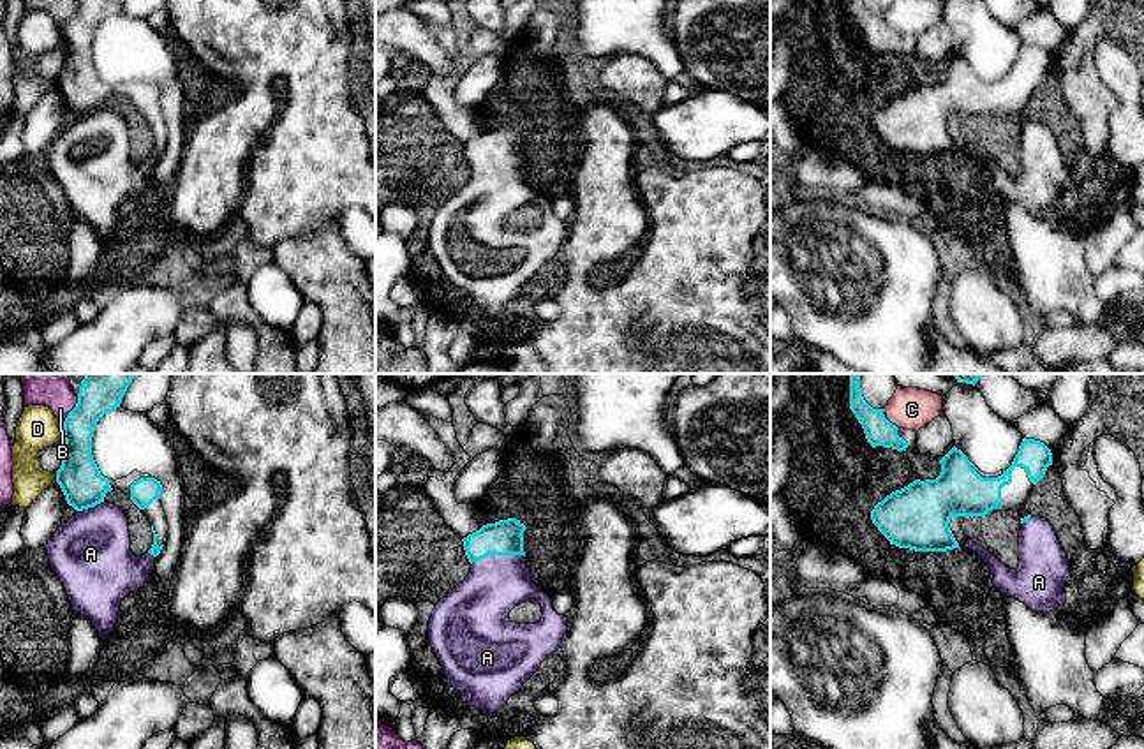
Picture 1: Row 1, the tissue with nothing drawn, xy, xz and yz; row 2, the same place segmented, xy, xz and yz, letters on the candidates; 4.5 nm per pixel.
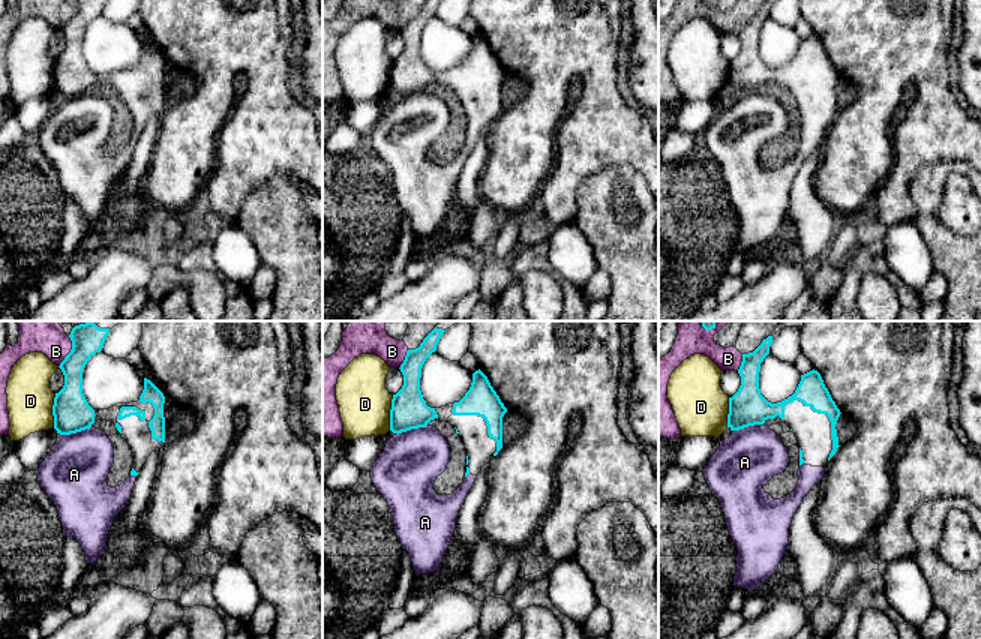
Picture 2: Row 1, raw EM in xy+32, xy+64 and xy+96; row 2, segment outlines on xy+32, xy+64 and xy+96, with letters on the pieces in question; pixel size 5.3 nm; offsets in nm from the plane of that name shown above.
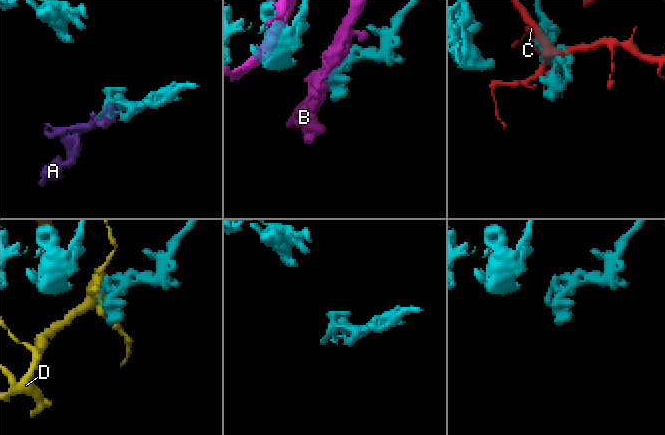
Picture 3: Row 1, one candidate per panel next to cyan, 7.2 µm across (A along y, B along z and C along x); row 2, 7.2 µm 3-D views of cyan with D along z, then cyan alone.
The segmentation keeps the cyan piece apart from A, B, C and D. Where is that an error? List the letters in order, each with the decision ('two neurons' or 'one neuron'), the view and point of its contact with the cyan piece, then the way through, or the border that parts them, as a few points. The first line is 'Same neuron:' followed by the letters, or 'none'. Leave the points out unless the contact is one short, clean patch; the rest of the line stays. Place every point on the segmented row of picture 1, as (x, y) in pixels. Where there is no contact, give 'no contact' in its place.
Same neuron: A
A: one neuron; meets cyan in xz at (497, 554)
B: two neurons; meets cyan in xy at (73, 409)
C: two neurons; meets cyan in yz at (887, 420)
D: two neurons; meets cyan in xy at (64, 430)

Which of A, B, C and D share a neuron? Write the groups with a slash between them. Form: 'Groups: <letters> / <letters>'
Groups: A / B / C / D

